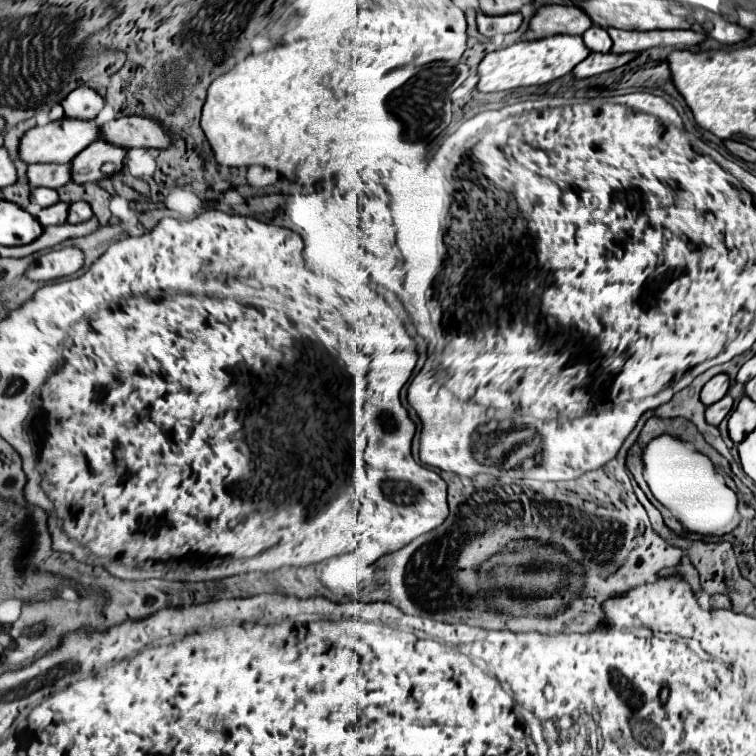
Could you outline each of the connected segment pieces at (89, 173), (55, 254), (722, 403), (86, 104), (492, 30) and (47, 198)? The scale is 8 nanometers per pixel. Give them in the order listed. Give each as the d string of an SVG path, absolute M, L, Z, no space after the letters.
M96 140L92 142L86 150L82 150L74 162L72 162L72 180L76 184L86 184L86 182L98 182L102 180L102 164L112 162L118 166L118 170L124 166L128 150L114 146L106 140Z
M68 246L68 248L60 248L60 250L52 250L44 256L40 256L26 272L26 276L30 280L56 280L56 278L64 278L70 276L74 272L78 272L84 266L84 252L80 248Z
M724 396L724 398L718 400L716 404L708 406L708 410L706 410L706 420L708 420L712 426L720 426L720 422L732 412L732 408L734 408L732 396Z
M80 86L64 98L62 106L64 106L64 112L68 118L90 120L90 118L96 118L98 112L102 110L104 98L96 90L88 88L88 86Z
M478 12L478 32L486 38L494 38L494 36L504 36L508 32L518 30L518 26L522 24L522 14L520 12L512 12L512 14L502 14L502 16L486 16L482 12Z
M32 188L32 202L46 208L58 202L58 192L50 188Z

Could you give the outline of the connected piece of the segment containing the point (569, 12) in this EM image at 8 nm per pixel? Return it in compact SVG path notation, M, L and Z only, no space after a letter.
M542 6L530 20L530 32L526 40L544 38L550 34L584 34L592 26L590 16L578 6Z

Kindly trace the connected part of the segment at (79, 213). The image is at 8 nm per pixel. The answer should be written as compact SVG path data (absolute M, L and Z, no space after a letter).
M74 202L70 204L70 212L68 212L68 222L70 224L80 224L80 222L86 222L88 218L92 216L92 208L88 202Z

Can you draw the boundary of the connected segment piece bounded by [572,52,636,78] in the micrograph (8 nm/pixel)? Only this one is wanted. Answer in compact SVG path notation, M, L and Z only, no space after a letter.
M606 52L606 54L590 54L586 60L582 60L582 64L578 64L578 68L574 68L572 76L574 78L588 78L588 76L596 76L596 74L602 74L606 70L612 70L612 68L618 68L626 62L630 62L636 54L612 54L612 52Z

